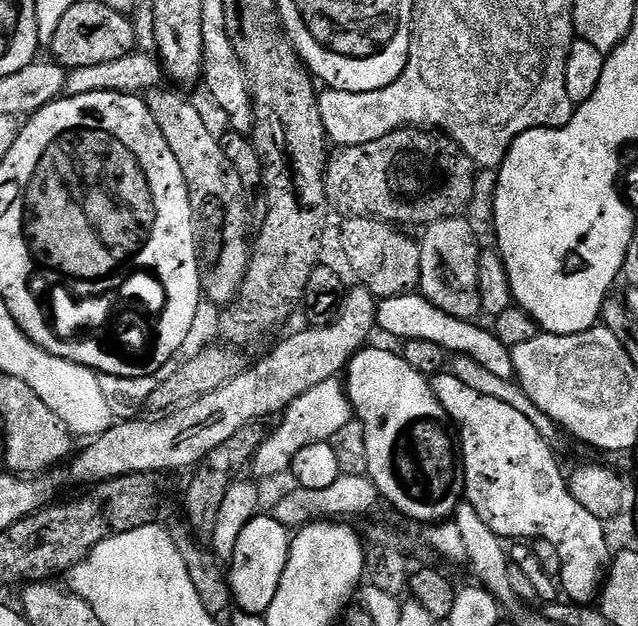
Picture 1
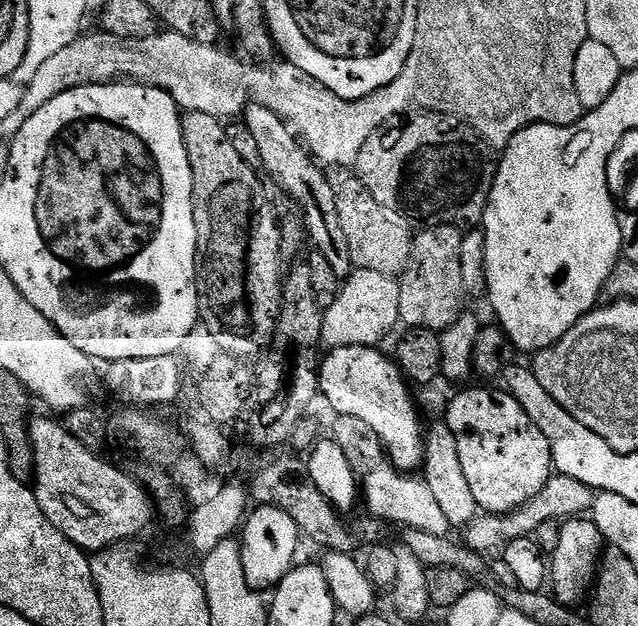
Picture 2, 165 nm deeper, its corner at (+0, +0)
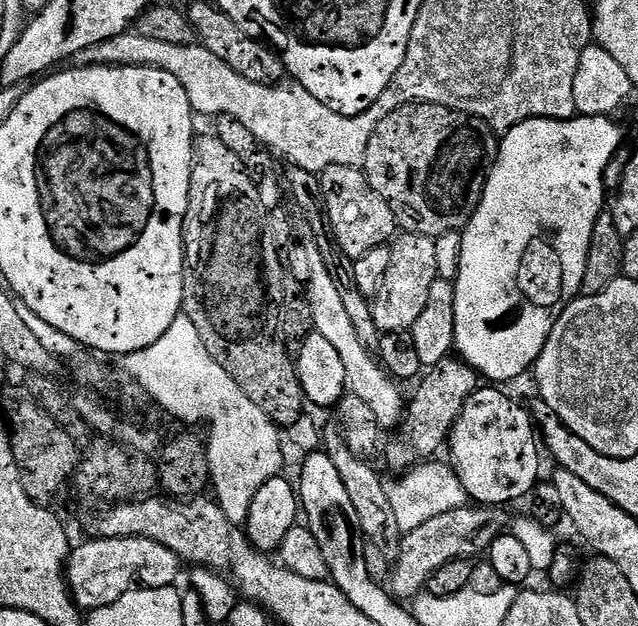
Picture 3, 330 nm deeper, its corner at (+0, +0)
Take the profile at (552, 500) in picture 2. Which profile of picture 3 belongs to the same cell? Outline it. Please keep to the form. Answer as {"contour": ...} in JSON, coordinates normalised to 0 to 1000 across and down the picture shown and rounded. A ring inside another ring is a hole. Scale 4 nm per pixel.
{"contour":[[[729,808],[715,815],[704,815],[676,827],[652,847],[632,851],[624,871],[627,883],[618,888],[614,919],[611,922],[611,944],[629,962],[650,960],[669,941],[671,923],[699,898],[713,895],[740,895],[763,883],[765,874],[782,856],[792,855],[799,837],[799,824],[784,808]]]}

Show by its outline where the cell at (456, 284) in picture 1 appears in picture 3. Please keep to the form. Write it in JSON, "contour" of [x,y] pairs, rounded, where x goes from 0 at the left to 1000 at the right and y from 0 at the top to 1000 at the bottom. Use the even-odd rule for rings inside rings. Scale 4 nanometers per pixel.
{"contour":[[[629,369],[613,385],[611,431],[599,444],[599,457],[582,481],[586,502],[586,521],[597,534],[605,530],[638,530],[655,514],[661,495],[668,495],[668,481],[674,476],[674,457],[687,446],[687,403],[679,379],[654,371]]]}

